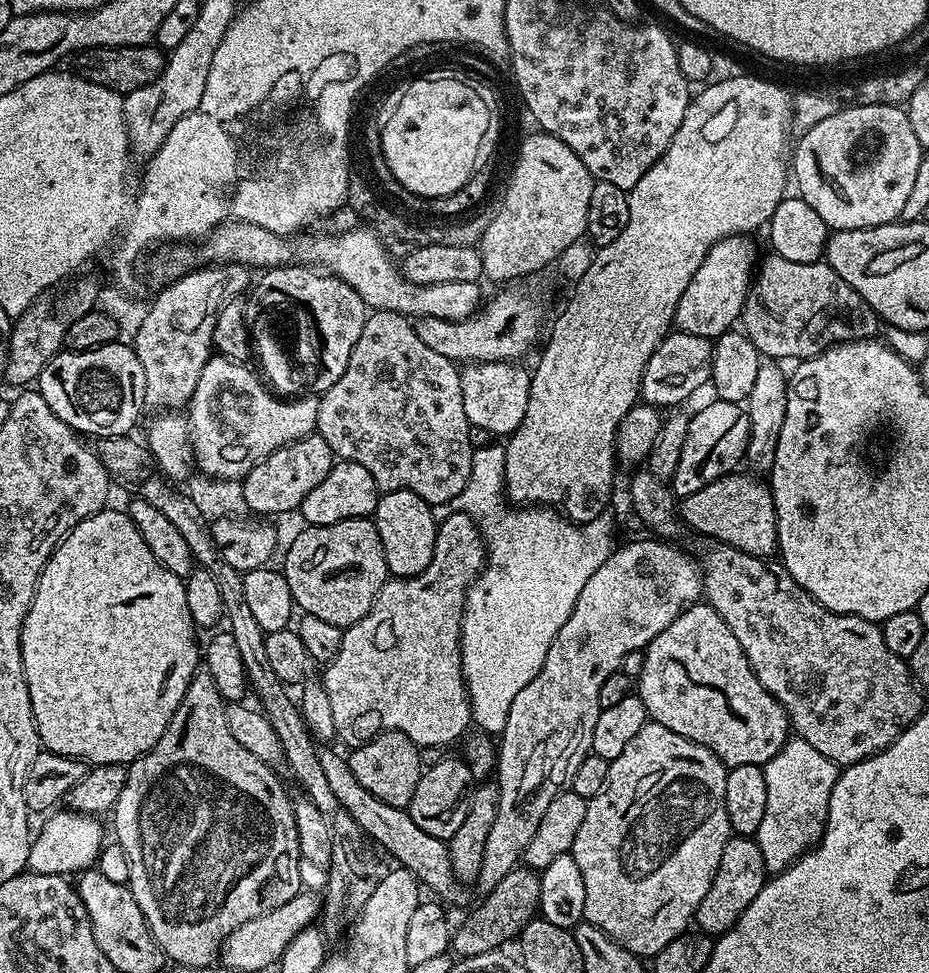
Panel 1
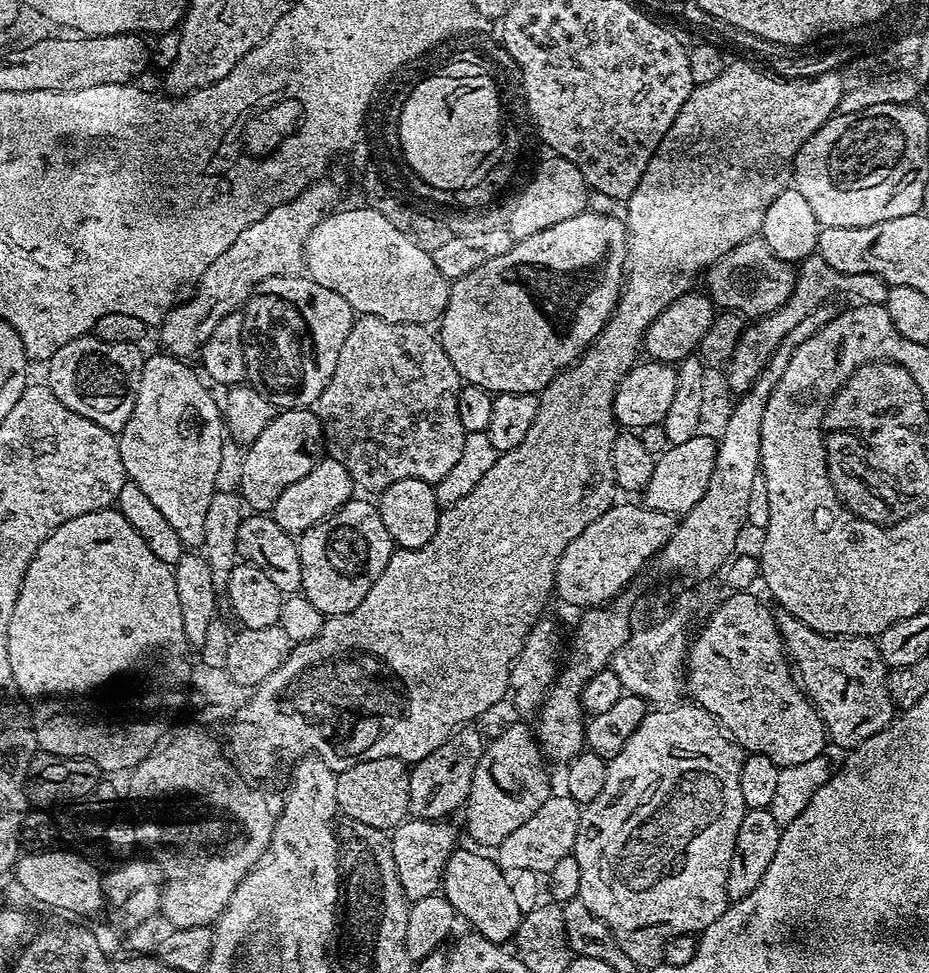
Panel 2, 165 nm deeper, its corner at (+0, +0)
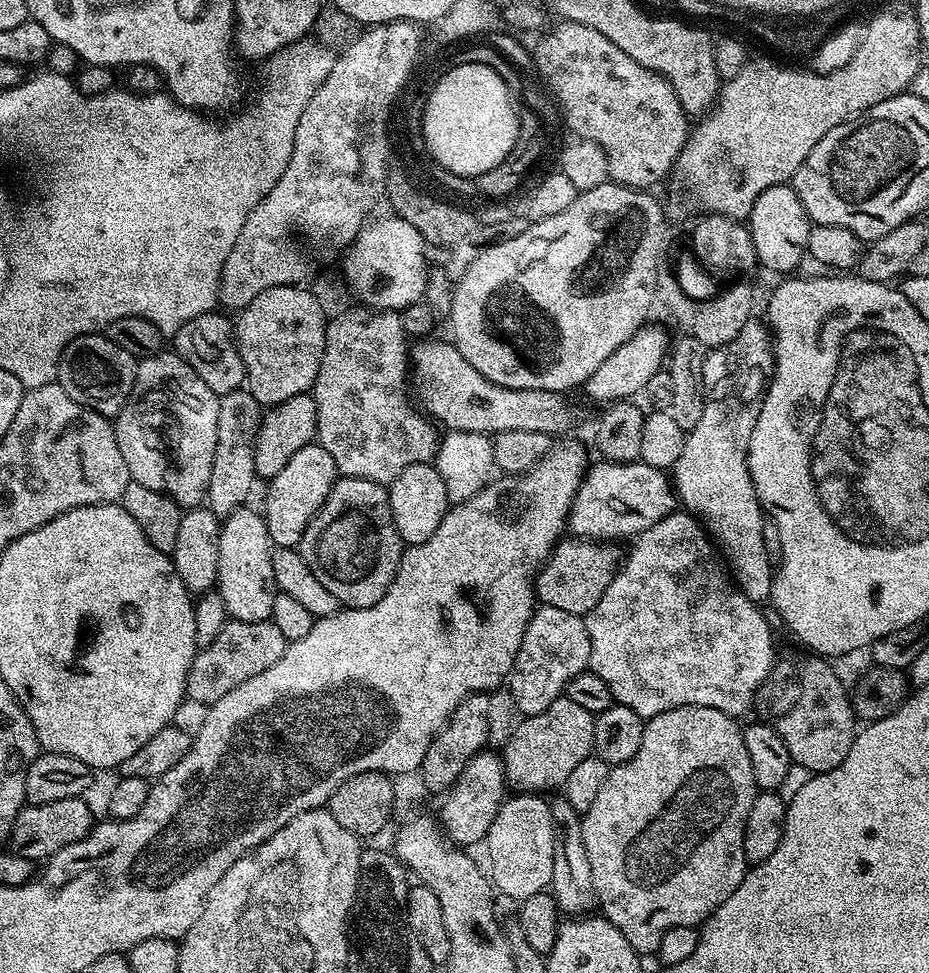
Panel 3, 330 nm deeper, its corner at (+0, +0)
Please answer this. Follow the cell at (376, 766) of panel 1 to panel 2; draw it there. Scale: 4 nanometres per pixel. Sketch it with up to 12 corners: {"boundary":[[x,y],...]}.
{"boundary":[[350,764],[336,778],[343,815],[391,831],[409,806],[409,765]]}

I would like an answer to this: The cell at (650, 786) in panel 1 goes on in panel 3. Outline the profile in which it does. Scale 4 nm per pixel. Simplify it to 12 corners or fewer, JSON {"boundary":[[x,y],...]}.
{"boundary":[[733,717],[645,723],[582,838],[635,952],[696,928],[750,865]]}

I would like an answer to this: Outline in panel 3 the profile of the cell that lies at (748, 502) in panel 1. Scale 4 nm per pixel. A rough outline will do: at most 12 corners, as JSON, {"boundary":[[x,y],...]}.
{"boundary":[[564,538],[538,569],[541,605],[587,617],[622,563],[612,542]]}

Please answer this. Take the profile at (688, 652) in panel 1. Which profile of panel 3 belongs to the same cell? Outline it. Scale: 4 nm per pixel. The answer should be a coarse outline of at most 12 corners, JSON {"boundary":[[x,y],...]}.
{"boundary":[[824,658],[777,663],[754,701],[792,763],[829,772],[858,721]]}

